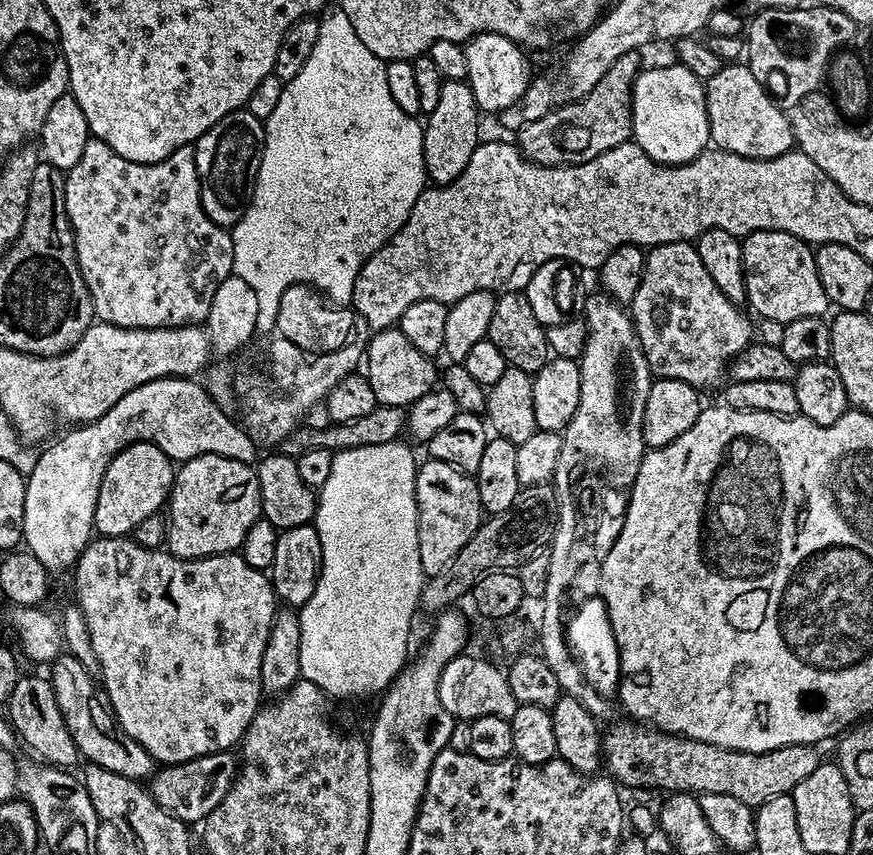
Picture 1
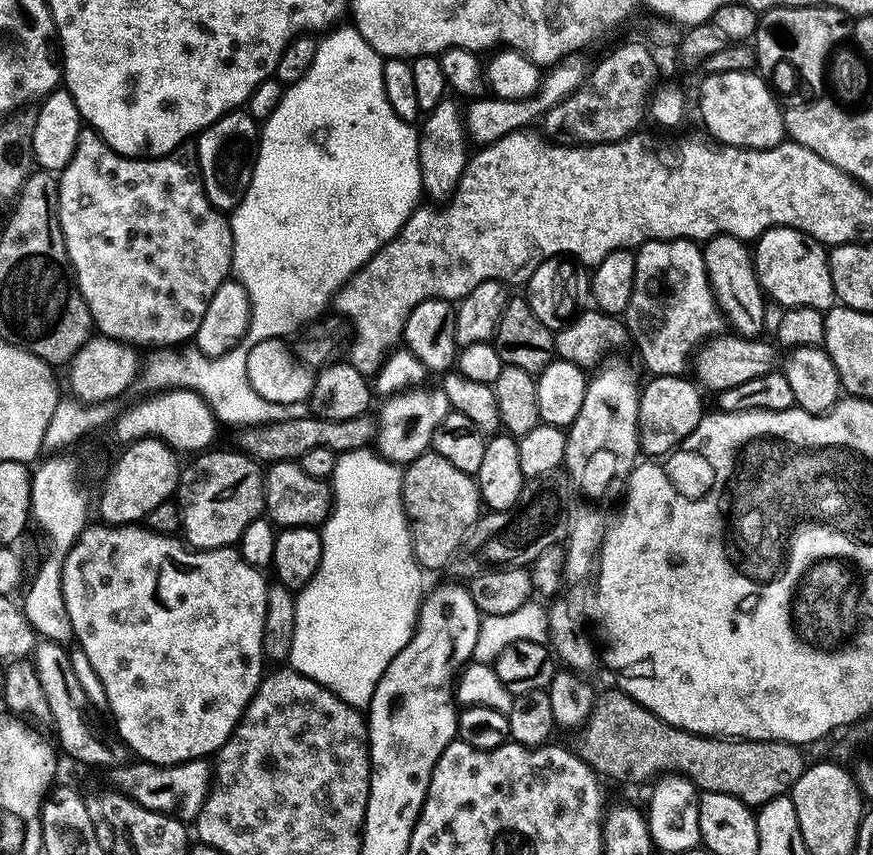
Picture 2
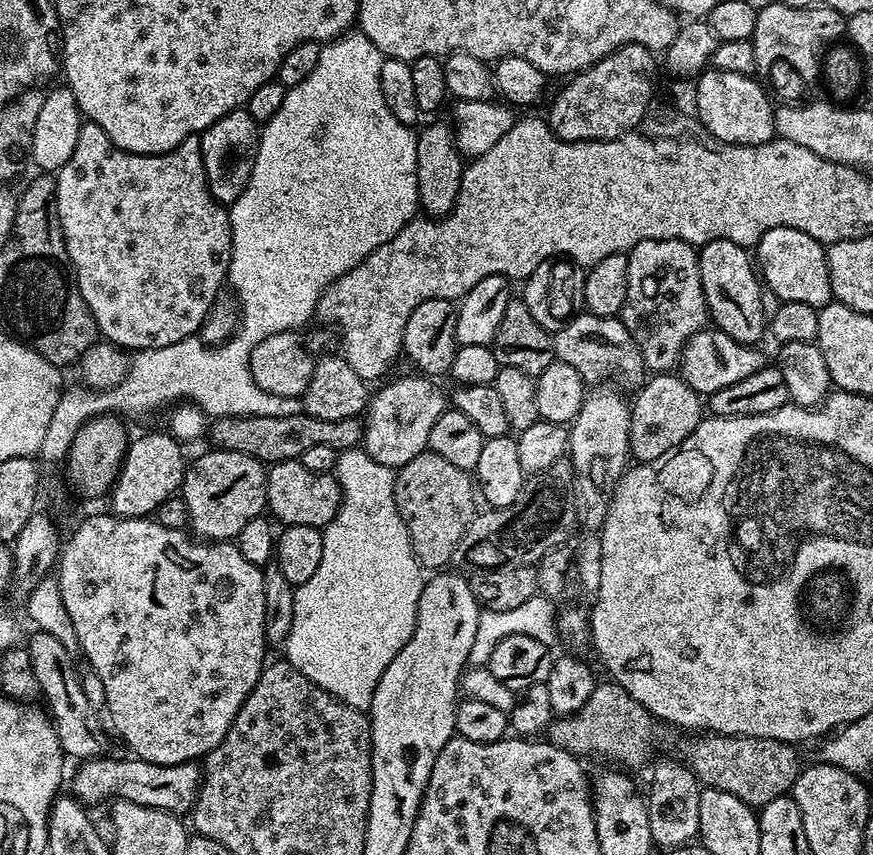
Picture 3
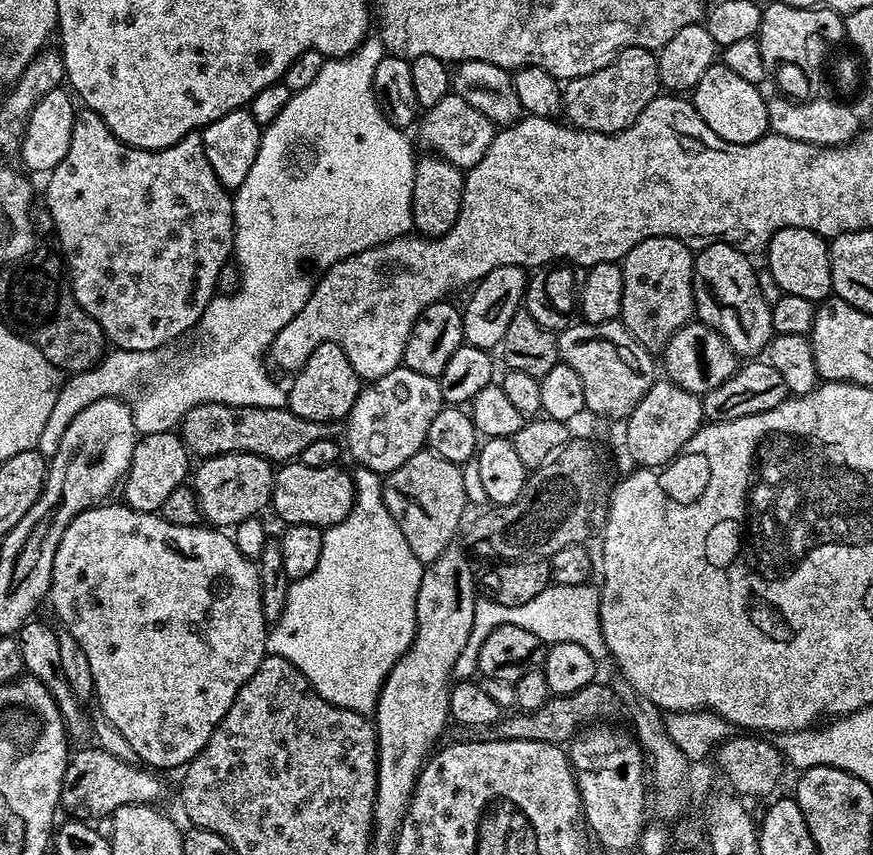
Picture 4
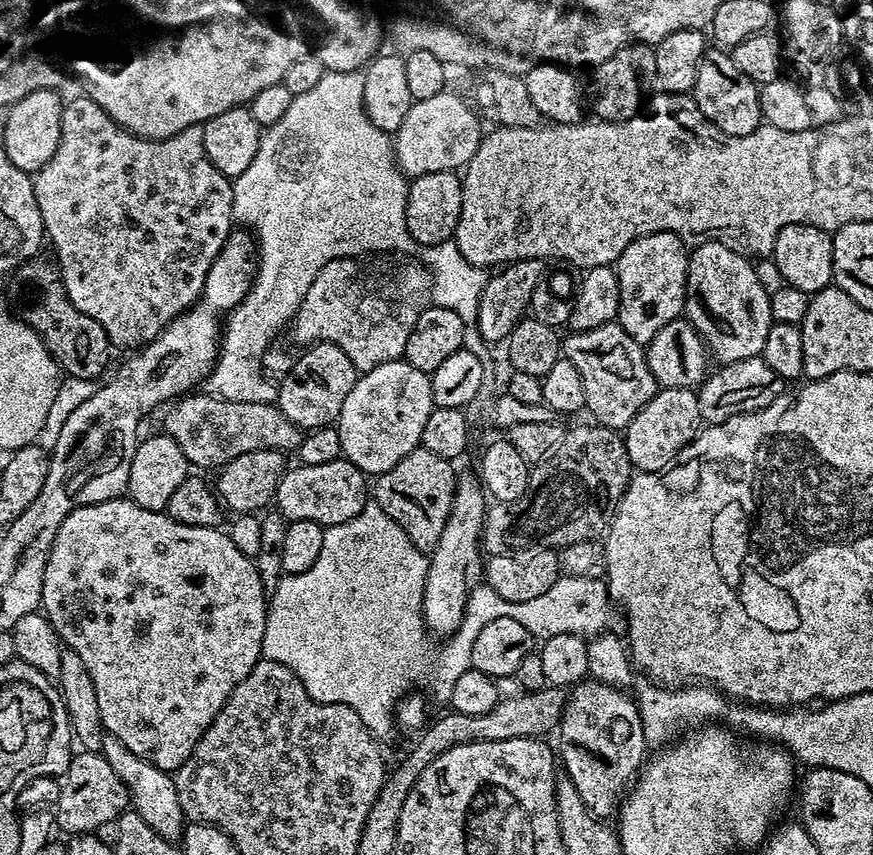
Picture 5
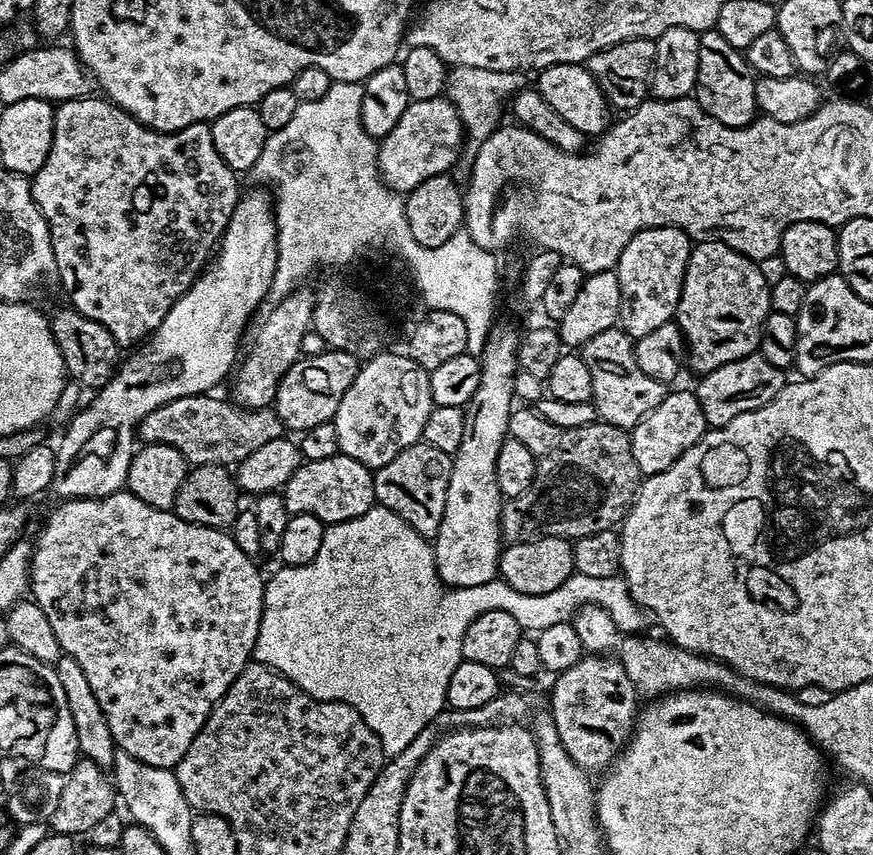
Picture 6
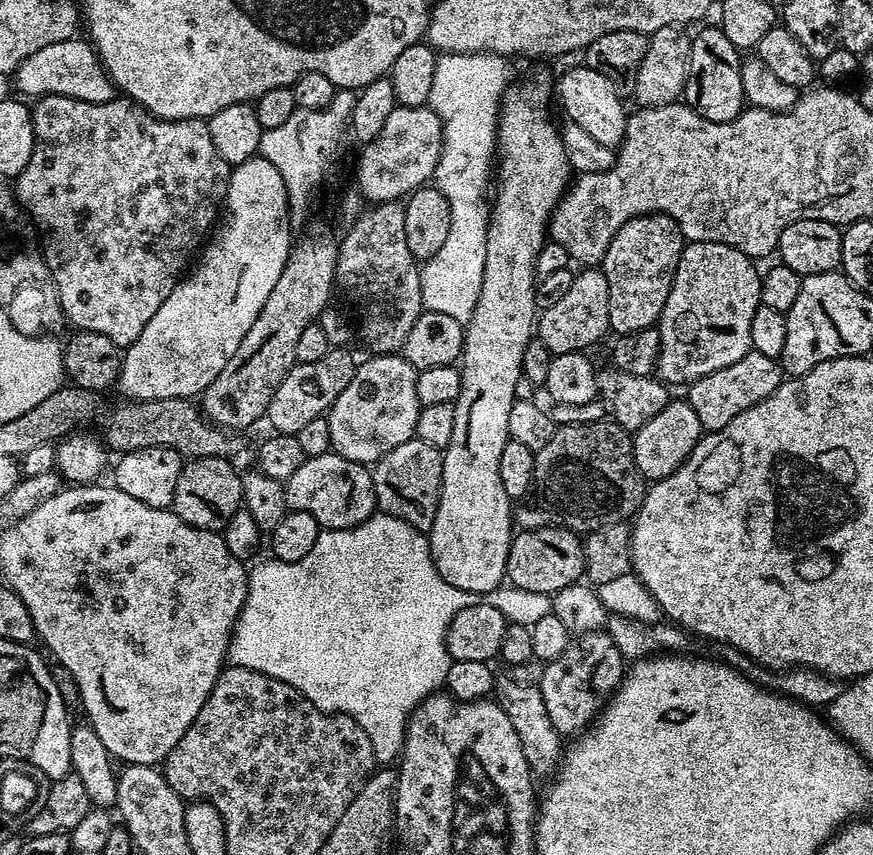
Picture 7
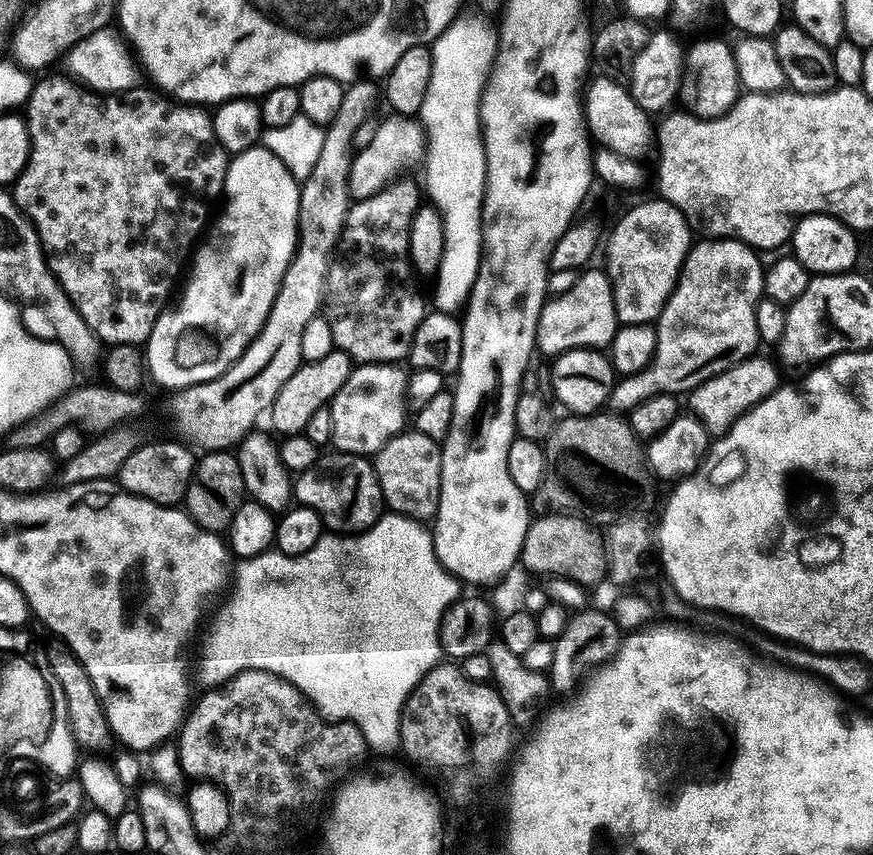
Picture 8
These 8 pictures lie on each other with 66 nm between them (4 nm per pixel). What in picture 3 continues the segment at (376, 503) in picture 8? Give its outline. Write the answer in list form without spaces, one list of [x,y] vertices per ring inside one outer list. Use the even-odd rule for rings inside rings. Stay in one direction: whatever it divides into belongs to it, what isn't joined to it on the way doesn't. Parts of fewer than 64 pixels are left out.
[[[299,460],[278,462],[271,465],[267,473],[268,502],[266,508],[277,521],[281,520],[279,522],[281,525],[314,526],[323,530],[338,514],[340,502],[344,499],[344,490],[333,473],[314,474],[314,470],[306,470],[306,466],[302,466]]]

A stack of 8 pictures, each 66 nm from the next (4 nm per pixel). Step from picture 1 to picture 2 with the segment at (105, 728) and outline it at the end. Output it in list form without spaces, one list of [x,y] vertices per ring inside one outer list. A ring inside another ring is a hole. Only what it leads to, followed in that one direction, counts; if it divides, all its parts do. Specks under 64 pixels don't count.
[[[41,639],[35,647],[34,665],[47,705],[50,706],[51,727],[56,728],[56,736],[60,739],[59,751],[63,755],[65,752],[70,759],[77,760],[80,764],[89,764],[92,768],[115,770],[129,763],[128,747],[123,742],[117,742],[111,735],[108,737],[92,721],[94,711],[88,703],[85,690],[82,690],[81,683],[78,682],[77,675],[74,674],[69,649],[63,643]]]

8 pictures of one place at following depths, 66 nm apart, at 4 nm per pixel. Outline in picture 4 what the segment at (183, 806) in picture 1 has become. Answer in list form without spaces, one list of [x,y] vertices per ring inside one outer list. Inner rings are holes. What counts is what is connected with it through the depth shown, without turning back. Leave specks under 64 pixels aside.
[[[98,746],[73,751],[68,758],[64,771],[64,781],[60,787],[60,808],[68,811],[69,817],[85,822],[95,822],[104,816],[110,816],[118,806],[131,804],[155,805],[156,799],[164,792],[164,784],[157,773],[139,763],[128,764],[125,760],[106,754]]]

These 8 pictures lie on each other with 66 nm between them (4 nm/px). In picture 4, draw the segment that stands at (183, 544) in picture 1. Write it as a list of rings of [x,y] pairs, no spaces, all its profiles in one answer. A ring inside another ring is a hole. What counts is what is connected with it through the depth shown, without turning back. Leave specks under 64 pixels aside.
[[[249,452],[210,456],[195,465],[191,487],[196,489],[203,519],[220,530],[228,530],[251,516],[260,516],[272,499],[273,461]]]

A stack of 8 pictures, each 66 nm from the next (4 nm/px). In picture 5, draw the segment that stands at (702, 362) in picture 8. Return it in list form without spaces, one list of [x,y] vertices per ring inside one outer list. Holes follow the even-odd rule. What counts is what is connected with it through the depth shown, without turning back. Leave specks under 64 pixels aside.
[[[717,240],[695,245],[688,257],[683,315],[720,364],[760,356],[766,346],[766,334],[774,321],[769,295],[758,280],[755,268],[749,257],[730,250],[730,246],[722,246]]]

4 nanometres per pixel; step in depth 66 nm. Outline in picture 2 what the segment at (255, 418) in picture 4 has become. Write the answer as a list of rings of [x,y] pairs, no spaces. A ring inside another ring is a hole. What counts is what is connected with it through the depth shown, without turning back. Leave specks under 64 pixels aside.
[[[313,414],[306,418],[294,418],[286,422],[273,424],[257,424],[255,428],[246,428],[239,433],[240,445],[247,455],[265,465],[277,464],[283,460],[299,461],[306,450],[314,450],[314,446],[326,446],[326,450],[334,453],[353,452],[368,448],[376,439],[378,420],[375,415],[365,414],[346,418],[345,420],[321,420]]]

